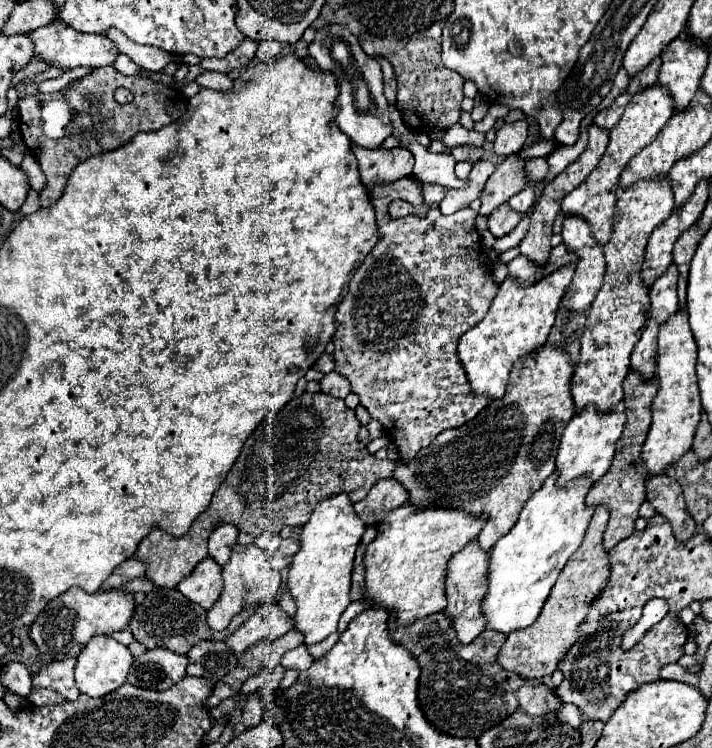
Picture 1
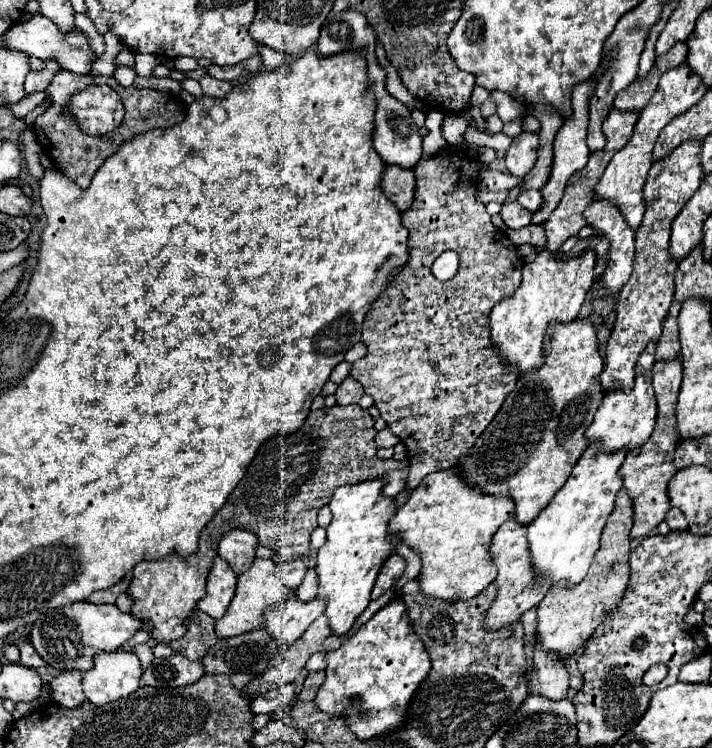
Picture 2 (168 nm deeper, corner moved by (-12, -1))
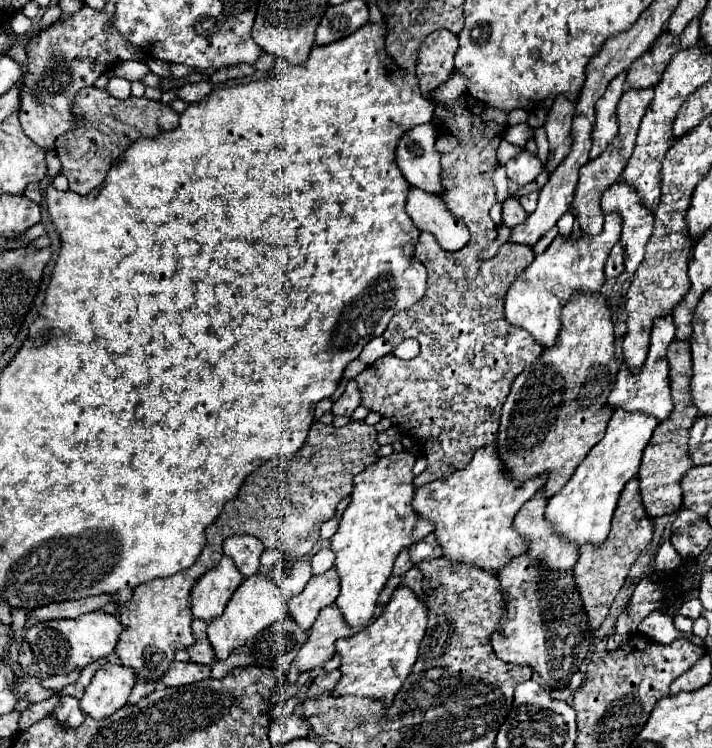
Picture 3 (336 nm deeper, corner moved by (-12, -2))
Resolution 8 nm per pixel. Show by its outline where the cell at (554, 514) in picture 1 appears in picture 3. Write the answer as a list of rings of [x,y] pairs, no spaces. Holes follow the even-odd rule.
[[[626,410],[614,412],[604,438],[588,452],[566,486],[548,500],[546,520],[560,536],[576,542],[578,546],[586,542],[598,546],[606,540],[618,496],[624,490],[624,484],[636,476],[644,446],[650,442],[658,424],[658,418],[652,418],[650,414],[628,414]]]

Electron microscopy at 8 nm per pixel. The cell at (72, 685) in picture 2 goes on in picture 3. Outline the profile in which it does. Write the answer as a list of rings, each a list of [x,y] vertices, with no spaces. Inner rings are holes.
[[[60,696],[58,708],[54,708],[50,716],[54,716],[58,720],[58,724],[62,724],[66,728],[78,728],[84,722],[84,714],[80,712],[78,700],[72,696]]]

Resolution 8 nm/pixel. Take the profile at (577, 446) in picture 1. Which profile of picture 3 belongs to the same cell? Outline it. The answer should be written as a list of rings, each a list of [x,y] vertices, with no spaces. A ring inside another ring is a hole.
[[[666,314],[666,316],[660,316],[656,318],[654,322],[654,328],[652,328],[652,340],[650,340],[650,350],[648,350],[648,358],[644,362],[644,366],[632,374],[628,370],[628,366],[620,366],[620,372],[618,372],[618,378],[616,378],[616,384],[608,396],[608,406],[612,408],[624,408],[628,412],[646,412],[646,414],[652,414],[656,416],[658,420],[664,420],[668,418],[668,414],[672,412],[672,396],[670,396],[670,390],[668,390],[668,360],[666,360],[666,348],[668,344],[674,340],[674,328],[676,324],[672,322],[672,314]]]

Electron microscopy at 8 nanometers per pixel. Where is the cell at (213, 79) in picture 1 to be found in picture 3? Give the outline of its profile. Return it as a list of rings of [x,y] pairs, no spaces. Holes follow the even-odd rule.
[[[202,80],[198,84],[184,84],[182,88],[176,90],[176,96],[186,104],[194,104],[194,102],[200,102],[206,94],[210,94],[210,90],[212,90],[212,84]]]

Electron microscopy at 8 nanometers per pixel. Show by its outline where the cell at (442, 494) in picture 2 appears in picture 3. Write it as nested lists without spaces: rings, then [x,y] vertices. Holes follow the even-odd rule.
[[[490,444],[490,446],[476,450],[472,462],[464,470],[452,472],[446,478],[440,478],[440,480],[434,480],[430,484],[420,486],[416,490],[412,506],[422,518],[436,522],[434,534],[436,534],[440,546],[444,548],[444,558],[458,560],[466,566],[480,566],[486,572],[496,572],[506,562],[510,562],[514,556],[524,554],[524,550],[528,550],[528,542],[524,542],[524,538],[520,538],[520,534],[516,534],[512,522],[514,522],[514,514],[542,486],[544,486],[544,474],[540,474],[540,478],[528,478],[528,482],[524,482],[522,486],[508,482],[508,478],[504,478],[504,462],[500,462],[500,458],[496,458],[496,444]]]

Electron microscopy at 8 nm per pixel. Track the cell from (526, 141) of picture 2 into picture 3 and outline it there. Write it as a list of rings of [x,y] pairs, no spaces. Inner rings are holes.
[[[526,150],[522,154],[518,154],[512,162],[506,164],[506,174],[516,186],[524,186],[528,182],[534,182],[540,172],[542,172],[540,160]]]

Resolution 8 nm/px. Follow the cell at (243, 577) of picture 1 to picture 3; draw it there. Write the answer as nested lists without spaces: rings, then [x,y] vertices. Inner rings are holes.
[[[258,572],[254,576],[248,576],[238,586],[238,590],[234,592],[234,596],[230,598],[224,614],[220,618],[214,618],[208,624],[206,634],[208,634],[210,644],[214,648],[216,660],[228,658],[228,654],[232,650],[236,650],[236,646],[242,646],[246,640],[254,638],[260,630],[264,630],[272,622],[280,620],[286,612],[288,612],[288,602],[286,602],[286,598],[282,598],[280,590],[274,586],[272,578],[266,572]]]

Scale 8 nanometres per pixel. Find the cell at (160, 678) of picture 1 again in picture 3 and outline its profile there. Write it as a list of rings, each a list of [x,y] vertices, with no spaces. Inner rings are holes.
[[[172,662],[168,674],[162,678],[166,686],[186,686],[200,680],[210,678],[210,666],[194,664],[194,662]]]

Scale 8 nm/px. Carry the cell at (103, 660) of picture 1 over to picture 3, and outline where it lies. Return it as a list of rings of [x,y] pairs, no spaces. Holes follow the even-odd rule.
[[[106,664],[96,670],[90,686],[80,700],[80,710],[94,720],[108,718],[128,702],[134,684],[136,676],[132,670],[126,670],[118,664]]]

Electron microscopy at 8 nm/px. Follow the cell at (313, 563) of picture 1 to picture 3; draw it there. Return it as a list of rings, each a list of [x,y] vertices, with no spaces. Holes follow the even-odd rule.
[[[392,452],[390,456],[378,458],[368,470],[364,470],[364,474],[358,474],[352,490],[352,502],[342,514],[338,532],[330,540],[336,554],[334,566],[342,584],[336,606],[342,610],[348,626],[352,628],[366,626],[372,620],[380,590],[386,586],[400,550],[426,538],[434,530],[434,522],[420,518],[412,510],[412,494],[416,490],[412,472],[414,462],[416,456],[412,452]]]

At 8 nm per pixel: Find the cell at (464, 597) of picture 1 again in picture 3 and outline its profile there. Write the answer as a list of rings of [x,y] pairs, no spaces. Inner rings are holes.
[[[538,492],[532,496],[516,514],[514,528],[530,540],[530,558],[538,558],[544,568],[560,572],[570,570],[580,554],[578,546],[572,546],[572,542],[560,542],[560,538],[556,538],[556,530],[552,530],[544,518],[546,504],[548,498],[544,498],[544,494]]]

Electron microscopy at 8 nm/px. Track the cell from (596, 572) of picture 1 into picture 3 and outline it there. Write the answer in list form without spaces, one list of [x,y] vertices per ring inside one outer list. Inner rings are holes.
[[[636,476],[636,478],[632,478],[632,482],[628,482],[628,486],[624,486],[624,490],[620,494],[620,502],[618,502],[616,514],[612,518],[612,530],[610,530],[604,546],[582,546],[580,558],[574,566],[574,578],[576,578],[578,590],[582,594],[582,602],[584,602],[588,620],[590,620],[590,628],[598,630],[600,624],[604,622],[616,594],[620,592],[620,588],[624,586],[624,582],[628,578],[628,570],[632,568],[632,564],[636,562],[640,552],[650,544],[652,534],[654,534],[654,522],[648,518],[648,514],[644,510],[640,488],[638,488],[638,476]]]

